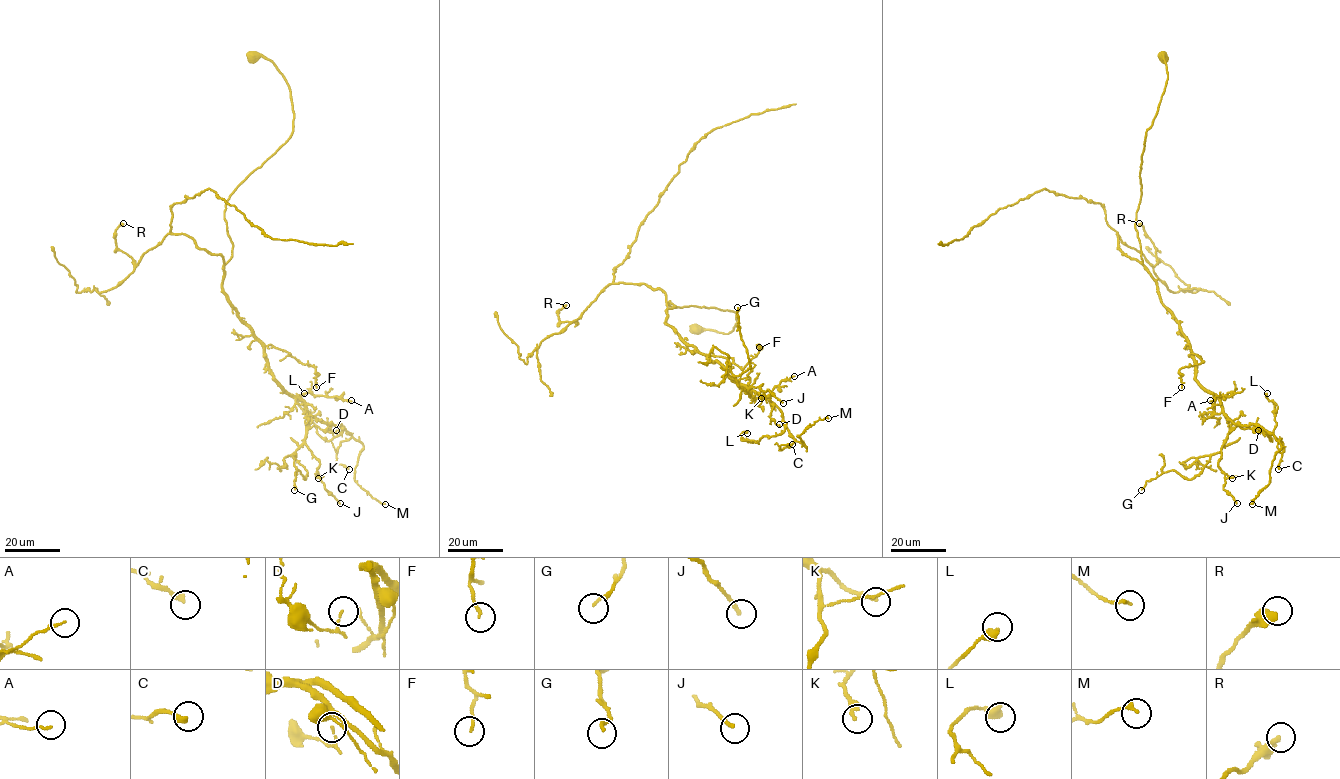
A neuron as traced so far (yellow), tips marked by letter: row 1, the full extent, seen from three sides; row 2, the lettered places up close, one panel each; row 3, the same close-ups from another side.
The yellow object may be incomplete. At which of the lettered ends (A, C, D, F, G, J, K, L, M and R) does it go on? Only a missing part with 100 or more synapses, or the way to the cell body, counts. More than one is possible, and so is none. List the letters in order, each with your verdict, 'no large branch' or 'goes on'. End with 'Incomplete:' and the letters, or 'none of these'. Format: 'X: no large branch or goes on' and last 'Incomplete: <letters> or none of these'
A: no large branch
C: no large branch
D: no large branch
F: no large branch
G: no large branch
J: no large branch
K: no large branch
L: no large branch
M: no large branch
R: no large branch
Incomplete: none of these

